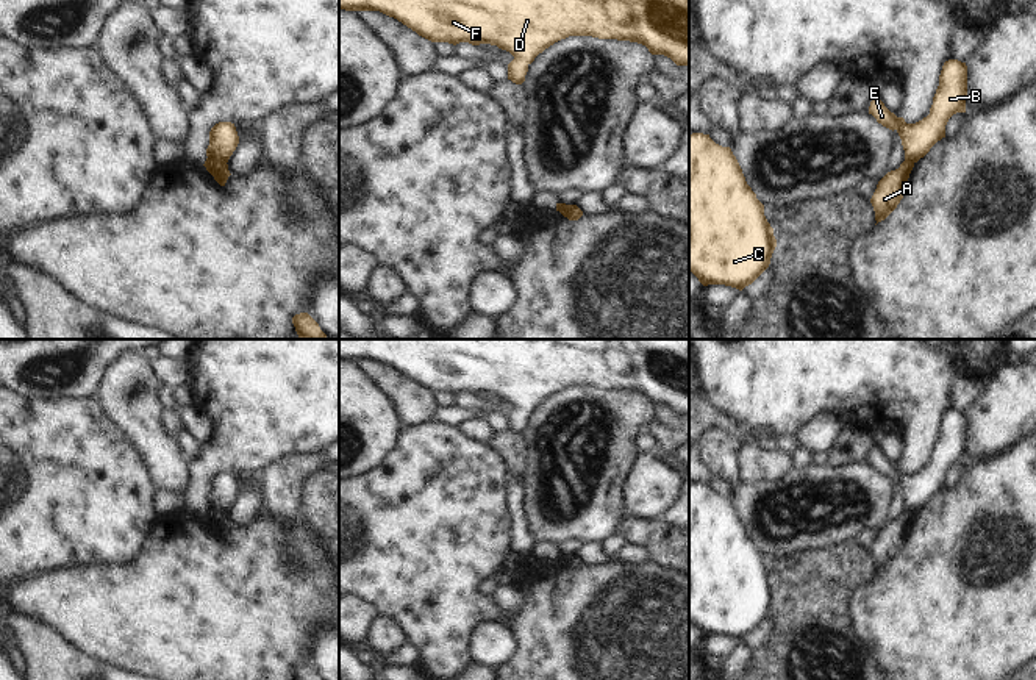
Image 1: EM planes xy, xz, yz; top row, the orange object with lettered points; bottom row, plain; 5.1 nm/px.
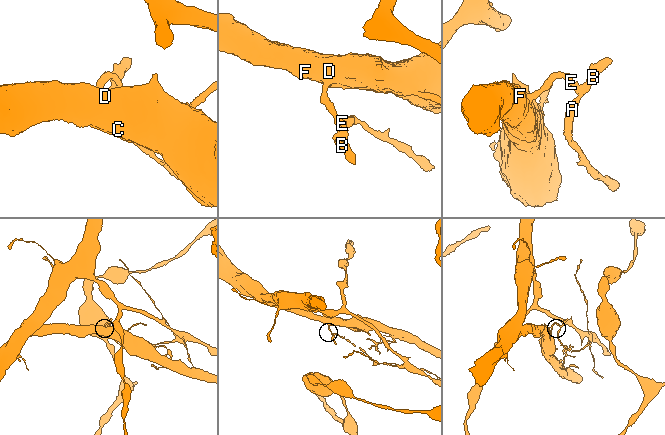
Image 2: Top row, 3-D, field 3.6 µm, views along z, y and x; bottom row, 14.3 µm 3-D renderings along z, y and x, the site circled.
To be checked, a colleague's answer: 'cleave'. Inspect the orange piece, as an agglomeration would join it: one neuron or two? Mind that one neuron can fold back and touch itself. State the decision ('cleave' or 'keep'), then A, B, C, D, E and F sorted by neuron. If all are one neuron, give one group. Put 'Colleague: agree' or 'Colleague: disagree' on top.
Colleague: agree
cleave; A / B C D E F

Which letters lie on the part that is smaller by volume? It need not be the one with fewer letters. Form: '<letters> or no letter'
B, C, D, E, F.

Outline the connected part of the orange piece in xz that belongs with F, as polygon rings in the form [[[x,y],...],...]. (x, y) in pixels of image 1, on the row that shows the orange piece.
[[[339,0],[339,8],[345,11],[380,11],[389,17],[397,19],[398,22],[416,31],[419,36],[431,42],[448,42],[453,45],[459,42],[469,42],[472,45],[497,45],[498,48],[506,50],[514,56],[514,59],[508,64],[508,80],[516,84],[522,84],[525,81],[528,66],[539,53],[569,36],[592,36],[598,39],[638,42],[645,45],[652,55],[664,55],[670,58],[677,66],[689,66],[689,0]]]

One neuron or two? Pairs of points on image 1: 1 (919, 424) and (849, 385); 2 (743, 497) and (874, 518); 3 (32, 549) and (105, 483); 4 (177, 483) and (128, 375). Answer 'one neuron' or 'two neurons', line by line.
1: one neuron
2: one neuron
3: one neuron
4: one neuron

